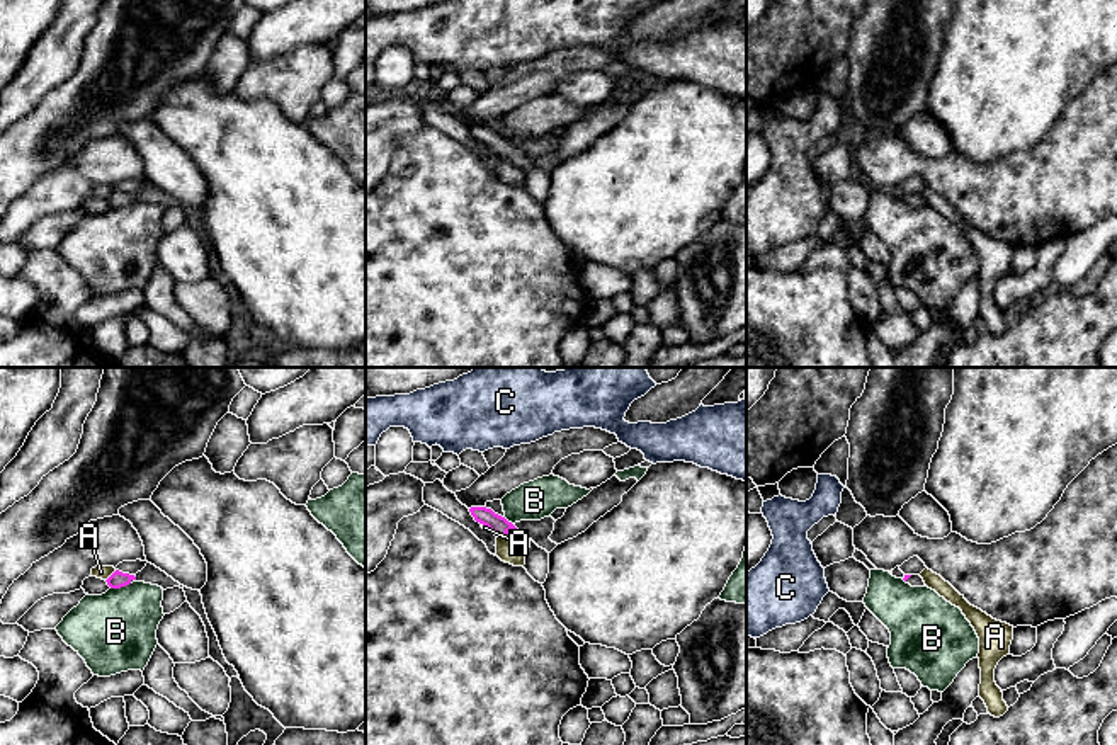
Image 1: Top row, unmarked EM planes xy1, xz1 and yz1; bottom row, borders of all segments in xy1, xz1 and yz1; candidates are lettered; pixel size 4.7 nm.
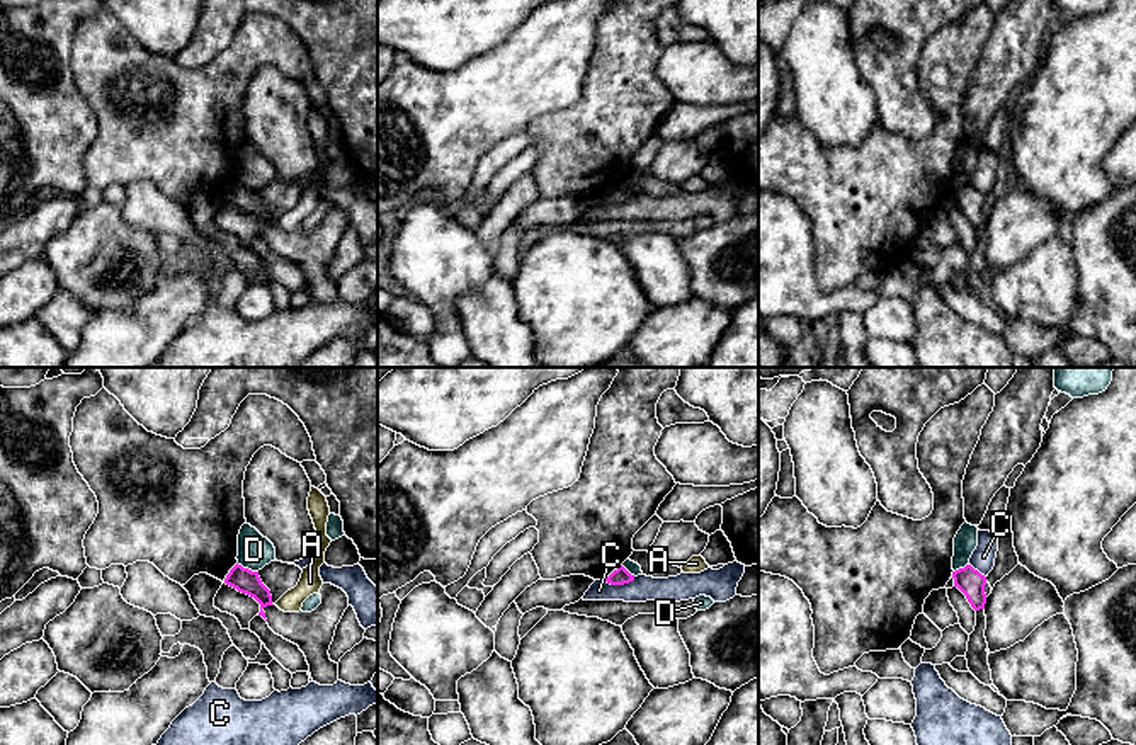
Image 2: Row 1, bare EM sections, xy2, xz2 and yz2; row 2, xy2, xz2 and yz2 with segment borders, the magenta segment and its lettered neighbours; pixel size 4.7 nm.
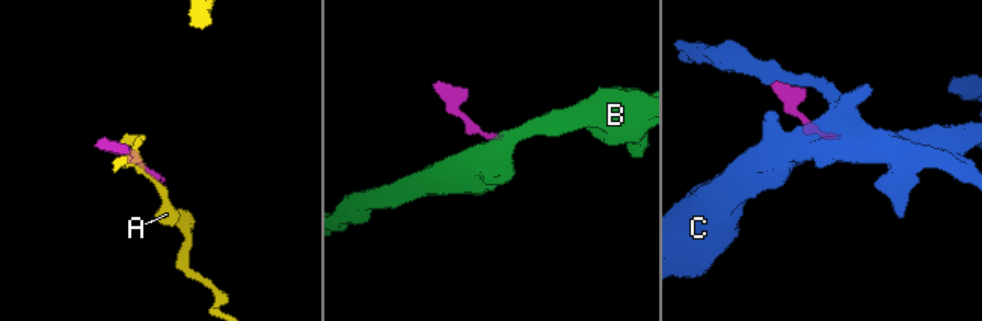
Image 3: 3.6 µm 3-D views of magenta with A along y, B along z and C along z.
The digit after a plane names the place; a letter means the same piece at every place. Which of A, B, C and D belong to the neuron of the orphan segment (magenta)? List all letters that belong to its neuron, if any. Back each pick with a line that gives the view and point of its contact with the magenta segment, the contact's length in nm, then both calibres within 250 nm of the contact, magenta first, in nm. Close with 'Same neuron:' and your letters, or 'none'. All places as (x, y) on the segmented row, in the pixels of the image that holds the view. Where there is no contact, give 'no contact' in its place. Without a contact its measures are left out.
Same neuron: none

